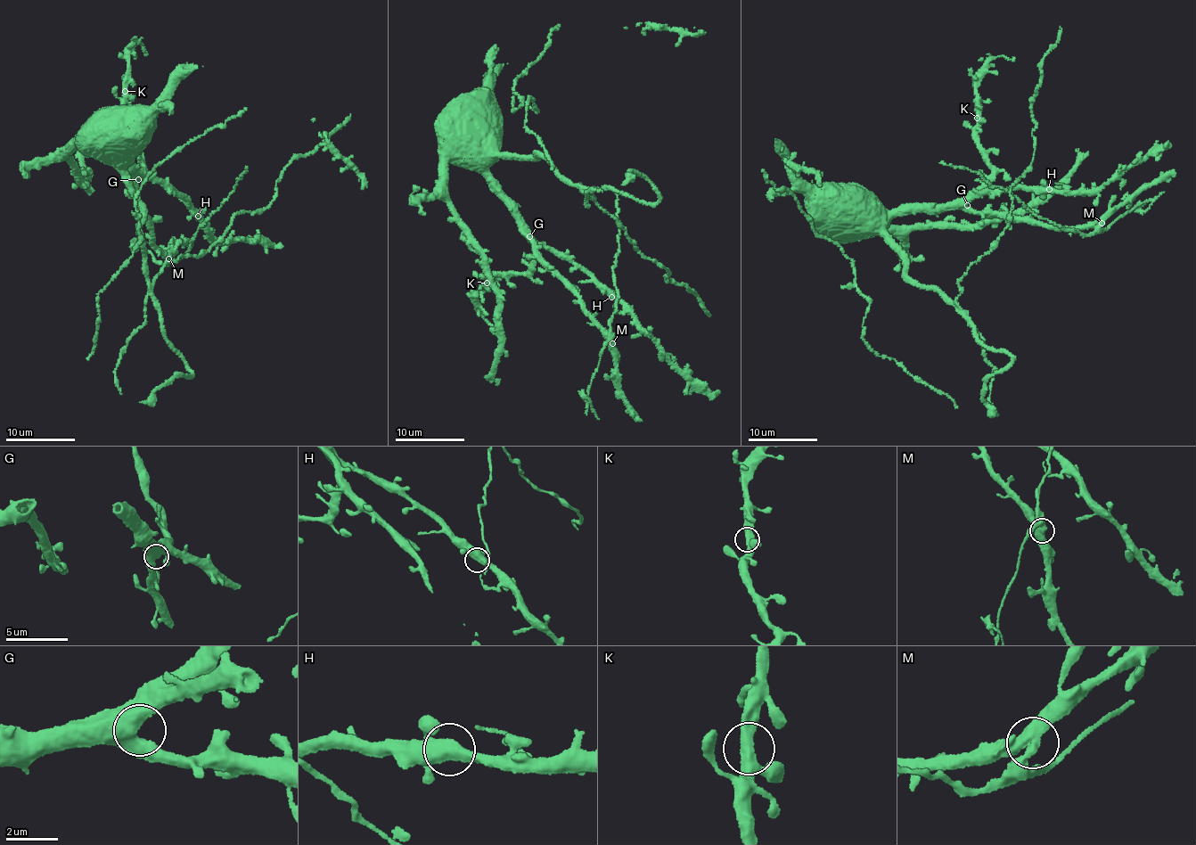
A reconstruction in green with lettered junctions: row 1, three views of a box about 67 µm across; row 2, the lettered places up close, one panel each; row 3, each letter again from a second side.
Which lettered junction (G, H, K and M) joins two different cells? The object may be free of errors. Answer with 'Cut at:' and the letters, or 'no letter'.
Cut at: M

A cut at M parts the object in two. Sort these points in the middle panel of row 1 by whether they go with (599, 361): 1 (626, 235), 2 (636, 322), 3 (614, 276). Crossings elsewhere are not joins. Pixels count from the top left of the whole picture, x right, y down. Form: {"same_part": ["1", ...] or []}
{"same_part": ["3"]}

